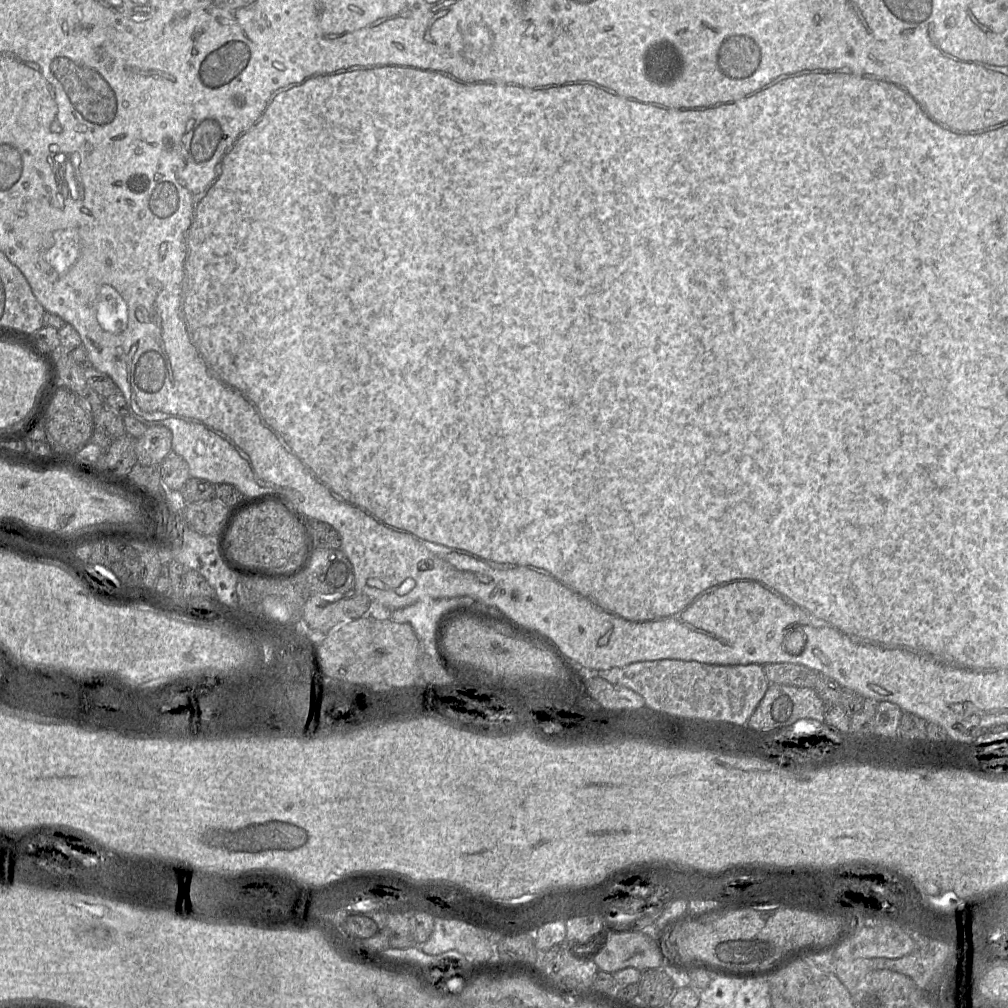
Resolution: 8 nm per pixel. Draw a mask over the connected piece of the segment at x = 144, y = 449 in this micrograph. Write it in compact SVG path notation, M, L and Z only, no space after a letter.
M164 426L147 427L146 432L135 439L137 461L141 465L161 465L172 451L172 434Z

